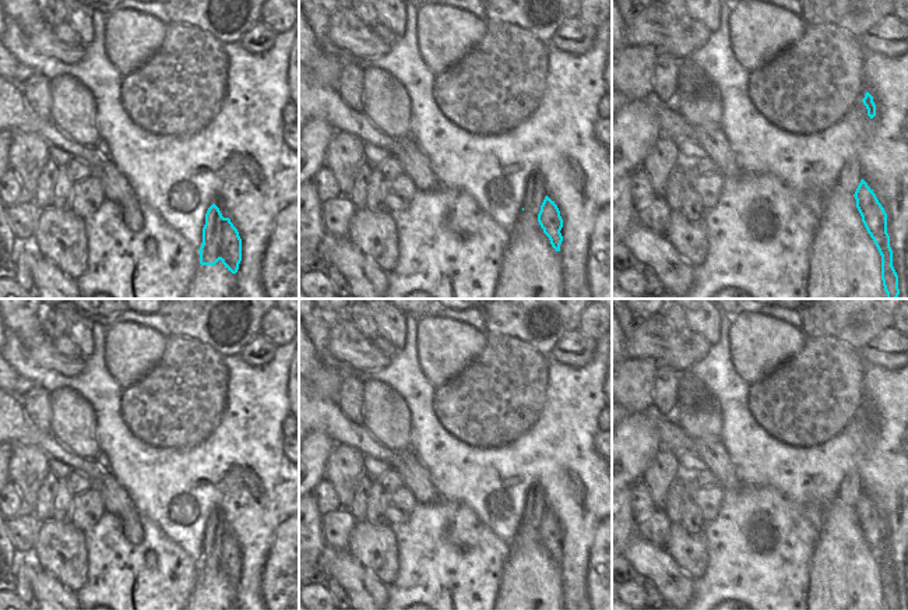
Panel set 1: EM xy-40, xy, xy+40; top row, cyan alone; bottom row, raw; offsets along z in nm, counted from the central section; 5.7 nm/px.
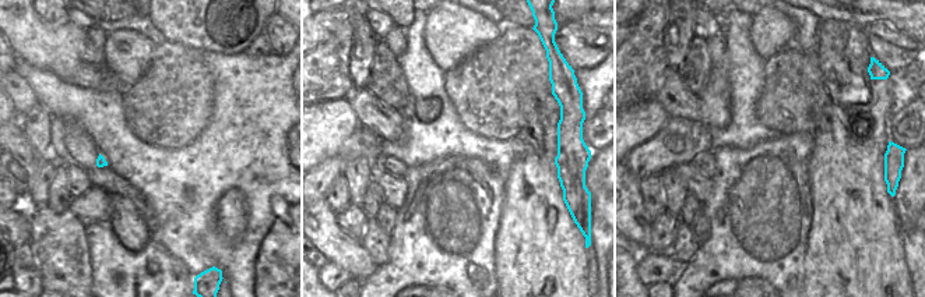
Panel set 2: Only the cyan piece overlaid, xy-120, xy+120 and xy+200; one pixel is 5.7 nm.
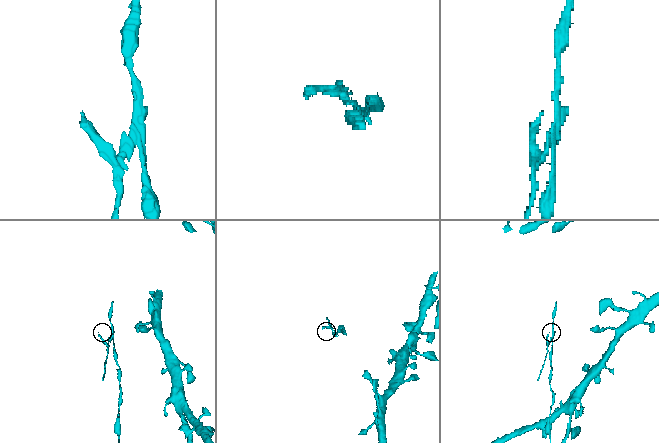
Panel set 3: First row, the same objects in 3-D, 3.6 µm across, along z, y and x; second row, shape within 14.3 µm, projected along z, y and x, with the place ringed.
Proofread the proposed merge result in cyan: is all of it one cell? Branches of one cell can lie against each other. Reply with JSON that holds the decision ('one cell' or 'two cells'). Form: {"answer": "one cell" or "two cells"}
{"answer": "two cells"}

